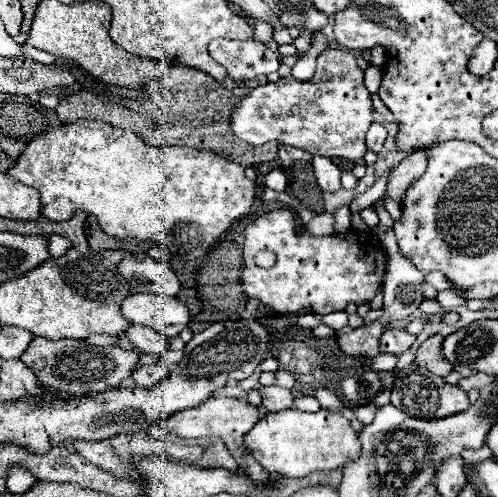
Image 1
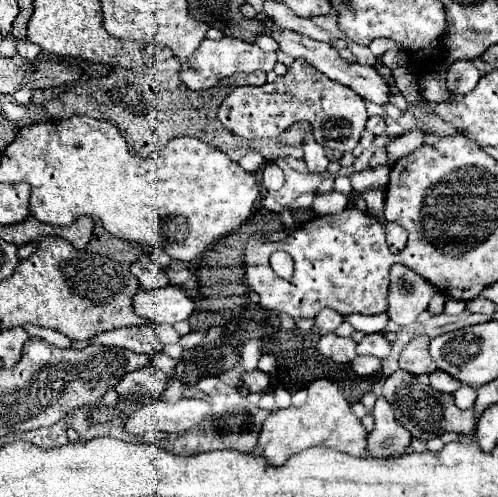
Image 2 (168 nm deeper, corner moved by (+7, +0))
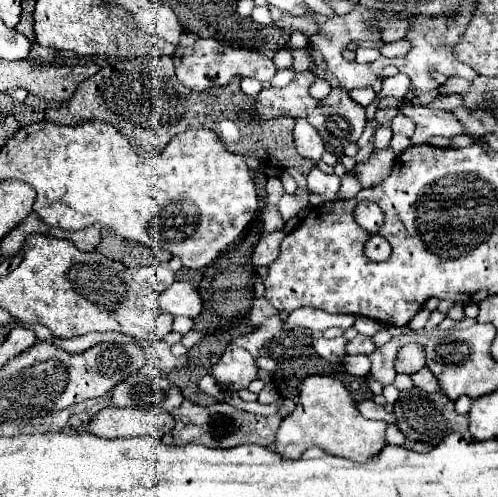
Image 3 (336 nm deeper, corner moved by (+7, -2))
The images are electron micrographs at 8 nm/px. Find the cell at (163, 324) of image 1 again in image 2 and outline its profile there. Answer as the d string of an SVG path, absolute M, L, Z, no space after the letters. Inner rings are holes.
M166 286L160 290L138 290L132 302L136 314L148 318L150 322L174 324L186 320L194 312L192 300L176 286Z

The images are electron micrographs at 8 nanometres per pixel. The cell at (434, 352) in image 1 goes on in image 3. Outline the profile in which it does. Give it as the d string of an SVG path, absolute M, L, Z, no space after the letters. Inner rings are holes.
M406 344L400 348L398 356L396 356L396 372L402 374L414 374L418 370L422 370L426 366L424 362L424 346L422 344Z

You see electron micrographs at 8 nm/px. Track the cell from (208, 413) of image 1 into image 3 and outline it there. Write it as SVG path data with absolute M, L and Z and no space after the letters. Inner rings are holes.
M104 408L82 430L90 430L102 438L130 438L130 436L162 436L172 432L176 420L172 414L156 414L156 410L144 408Z

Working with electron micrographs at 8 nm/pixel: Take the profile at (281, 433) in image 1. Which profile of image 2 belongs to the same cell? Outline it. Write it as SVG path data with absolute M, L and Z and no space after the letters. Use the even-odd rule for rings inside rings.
M318 378L312 380L308 386L308 398L302 406L284 408L278 412L272 412L264 428L260 432L260 452L268 460L268 464L284 464L292 454L298 454L312 446L328 446L336 448L340 452L346 452L350 456L366 456L366 438L368 432L364 430L360 418L354 416L352 406L344 392L330 380L330 378Z

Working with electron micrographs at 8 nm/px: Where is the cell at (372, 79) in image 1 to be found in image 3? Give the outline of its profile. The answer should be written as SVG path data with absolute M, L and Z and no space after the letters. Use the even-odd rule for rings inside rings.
M402 100L396 110L408 118L414 120L416 124L416 134L410 138L412 144L428 144L432 136L454 136L454 134L462 134L464 128L460 126L460 122L444 110L436 110L436 108L424 108L424 106L416 106L408 100Z

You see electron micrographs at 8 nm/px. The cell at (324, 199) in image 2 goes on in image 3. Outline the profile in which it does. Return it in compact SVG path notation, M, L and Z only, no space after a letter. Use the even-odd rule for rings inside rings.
M312 168L308 174L308 192L322 198L322 202L338 200L340 178L336 174L324 174L320 168Z

